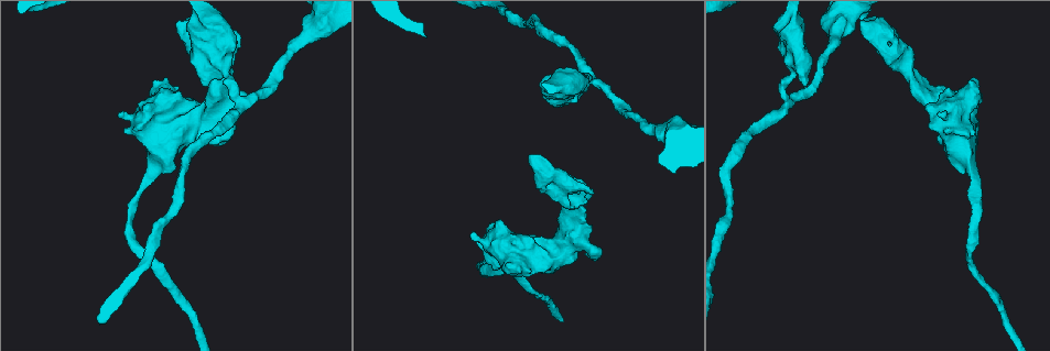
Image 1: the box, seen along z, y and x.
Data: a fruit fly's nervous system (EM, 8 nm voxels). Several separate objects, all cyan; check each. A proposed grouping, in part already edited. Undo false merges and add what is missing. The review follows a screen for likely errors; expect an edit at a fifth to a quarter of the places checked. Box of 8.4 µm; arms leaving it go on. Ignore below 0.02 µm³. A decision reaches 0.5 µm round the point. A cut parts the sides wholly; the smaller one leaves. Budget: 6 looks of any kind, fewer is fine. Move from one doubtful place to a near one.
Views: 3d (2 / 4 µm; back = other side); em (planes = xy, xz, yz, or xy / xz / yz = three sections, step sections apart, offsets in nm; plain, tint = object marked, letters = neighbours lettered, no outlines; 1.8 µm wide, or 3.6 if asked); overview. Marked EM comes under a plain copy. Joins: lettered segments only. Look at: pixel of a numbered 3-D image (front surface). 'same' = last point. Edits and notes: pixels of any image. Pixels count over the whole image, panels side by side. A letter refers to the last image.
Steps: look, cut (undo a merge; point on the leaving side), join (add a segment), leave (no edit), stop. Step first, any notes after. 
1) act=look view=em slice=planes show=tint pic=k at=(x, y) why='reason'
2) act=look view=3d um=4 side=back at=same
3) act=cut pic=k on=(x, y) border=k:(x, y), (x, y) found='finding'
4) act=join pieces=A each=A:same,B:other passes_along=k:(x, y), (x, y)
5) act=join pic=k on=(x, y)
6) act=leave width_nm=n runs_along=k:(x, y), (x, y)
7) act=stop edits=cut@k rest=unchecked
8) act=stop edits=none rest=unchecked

act=look view=em slice=planes show=letters pic=1 at=(470, 233) why='stops while still wide'

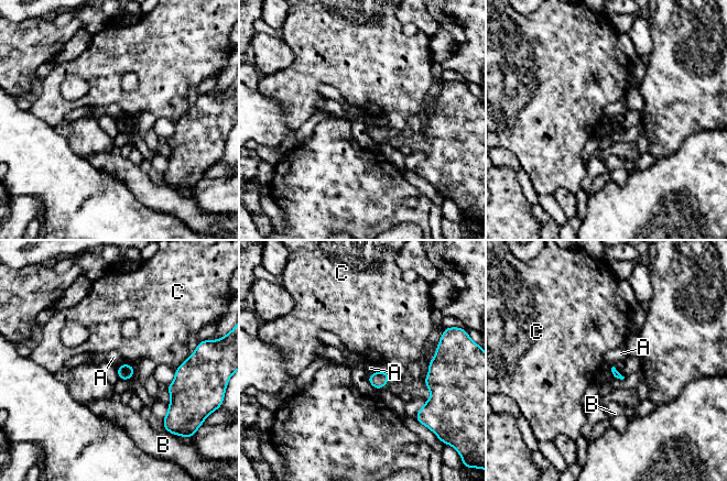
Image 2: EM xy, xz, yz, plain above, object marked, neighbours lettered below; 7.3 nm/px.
act=leave each=A:other,B:other,C:other border=2:(387, 371), (375, 371), (367, 379) found='no lettered segment goes on from it'

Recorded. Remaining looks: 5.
act=look view=3d um=4 side=back pic=1 at=(889, 59) why='touches itself'

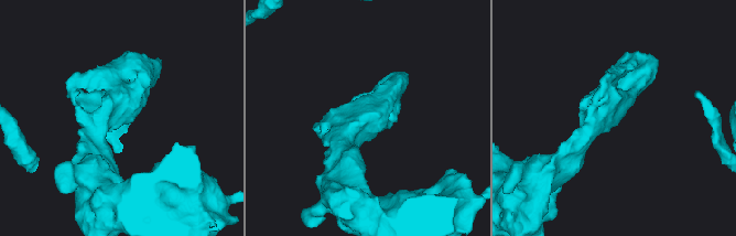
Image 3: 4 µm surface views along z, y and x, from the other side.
act=look view=em slice=planes show=letters pic=3 at=(611, 112) why='need the tissue'

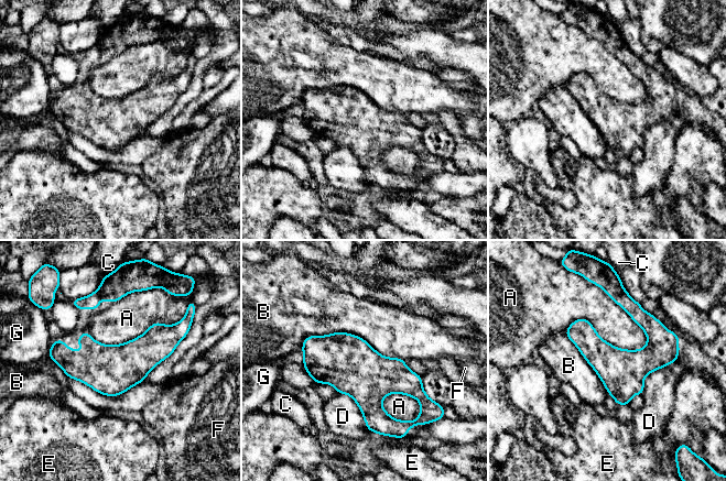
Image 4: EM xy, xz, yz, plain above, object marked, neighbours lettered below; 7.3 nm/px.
act=leave each=A:other,B:other,C:other,D:other,E:other,F:other,G:other border=4:(300, 350), (350, 332), (404, 360) found='one cell here'

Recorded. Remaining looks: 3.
act=look view=em slice=planes show=tint pic=1 at=(596, 83) why='abrupt turn'

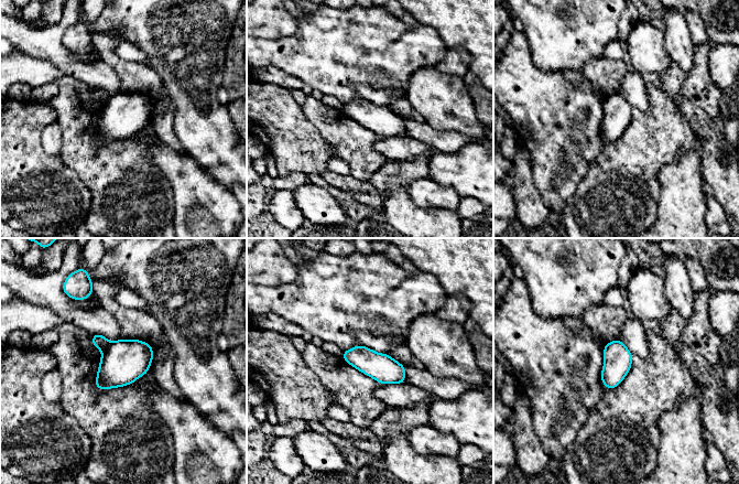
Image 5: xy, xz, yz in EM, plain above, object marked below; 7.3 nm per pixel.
act=look view=em slice=planes show=letters at=same

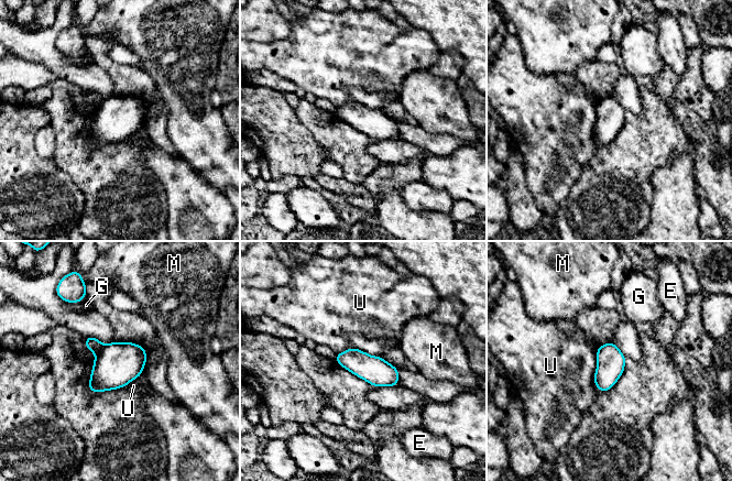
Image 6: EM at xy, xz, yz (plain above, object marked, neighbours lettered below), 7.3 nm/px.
act=cut pic=6 on=(94, 345) width_nm=200 each=E:other,G:other,M:other,U:other found='a second cell is stuck on'

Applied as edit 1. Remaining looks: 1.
act=stop edits=cut@6 rest=unchecked

